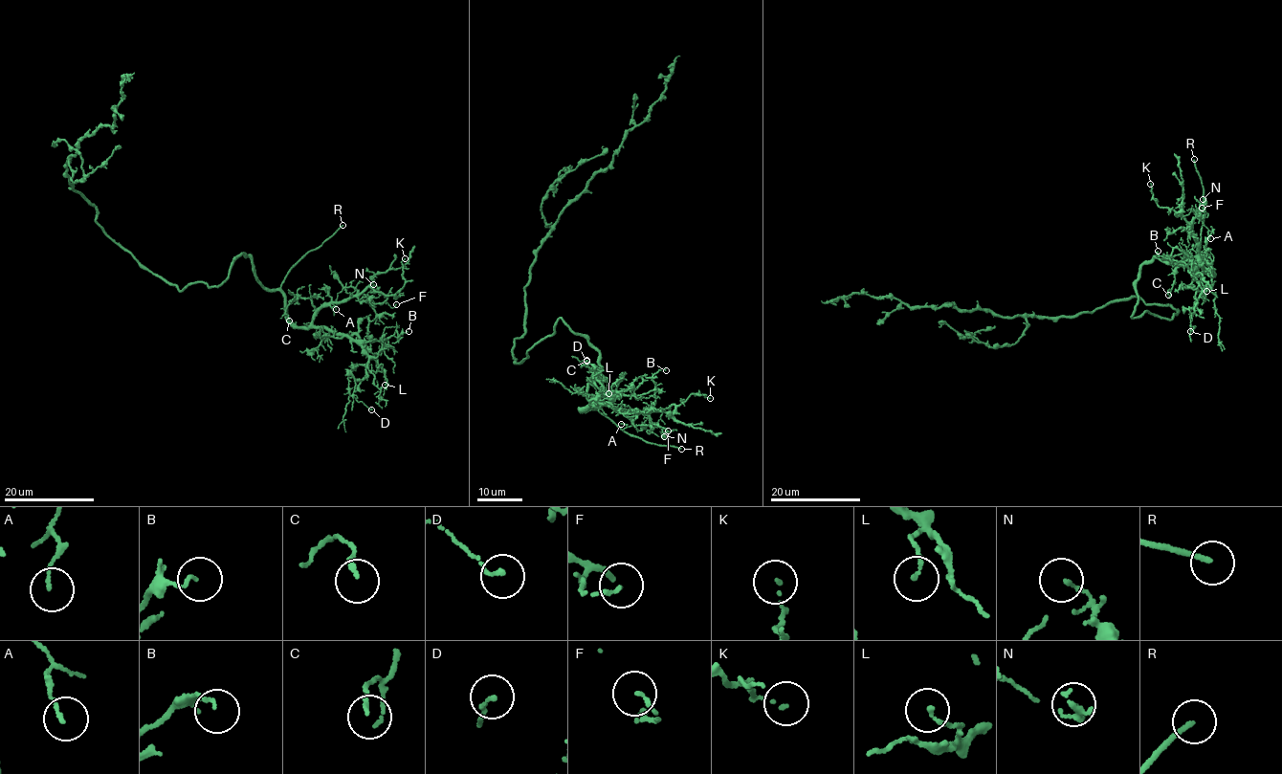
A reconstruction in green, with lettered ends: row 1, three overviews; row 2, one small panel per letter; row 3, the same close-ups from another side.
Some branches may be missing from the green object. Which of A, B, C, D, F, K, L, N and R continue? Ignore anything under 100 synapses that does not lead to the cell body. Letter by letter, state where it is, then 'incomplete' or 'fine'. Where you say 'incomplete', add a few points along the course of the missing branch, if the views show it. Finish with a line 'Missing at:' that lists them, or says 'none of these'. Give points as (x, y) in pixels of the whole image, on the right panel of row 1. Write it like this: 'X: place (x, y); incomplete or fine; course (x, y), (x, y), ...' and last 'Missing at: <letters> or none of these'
A: place (1210, 238); fine
B: place (1158, 251); fine
C: place (1168, 295); fine
D: place (1190, 331); fine
F: place (1202, 208); fine
K: place (1150, 184); fine
L: place (1206, 291); fine
N: place (1203, 199); fine
R: place (1194, 159); incomplete; course (1194, 159), (1179, 117), (1168, 104), (1152, 74), (1141, 30), (1123, 7)
Missing at: R

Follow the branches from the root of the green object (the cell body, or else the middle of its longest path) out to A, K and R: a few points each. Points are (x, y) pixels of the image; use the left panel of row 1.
A: (160, 277), (179, 291), (215, 286), (243, 254), (299, 327), (355, 288), (339, 293), (336, 309)
K: (160, 277), (179, 291), (215, 286), (243, 254), (301, 327), (367, 287), (401, 291), (405, 258)
R: (160, 277), (179, 291), (203, 281), (215, 286), (243, 254), (260, 284), (275, 291), (292, 265), (342, 225)

